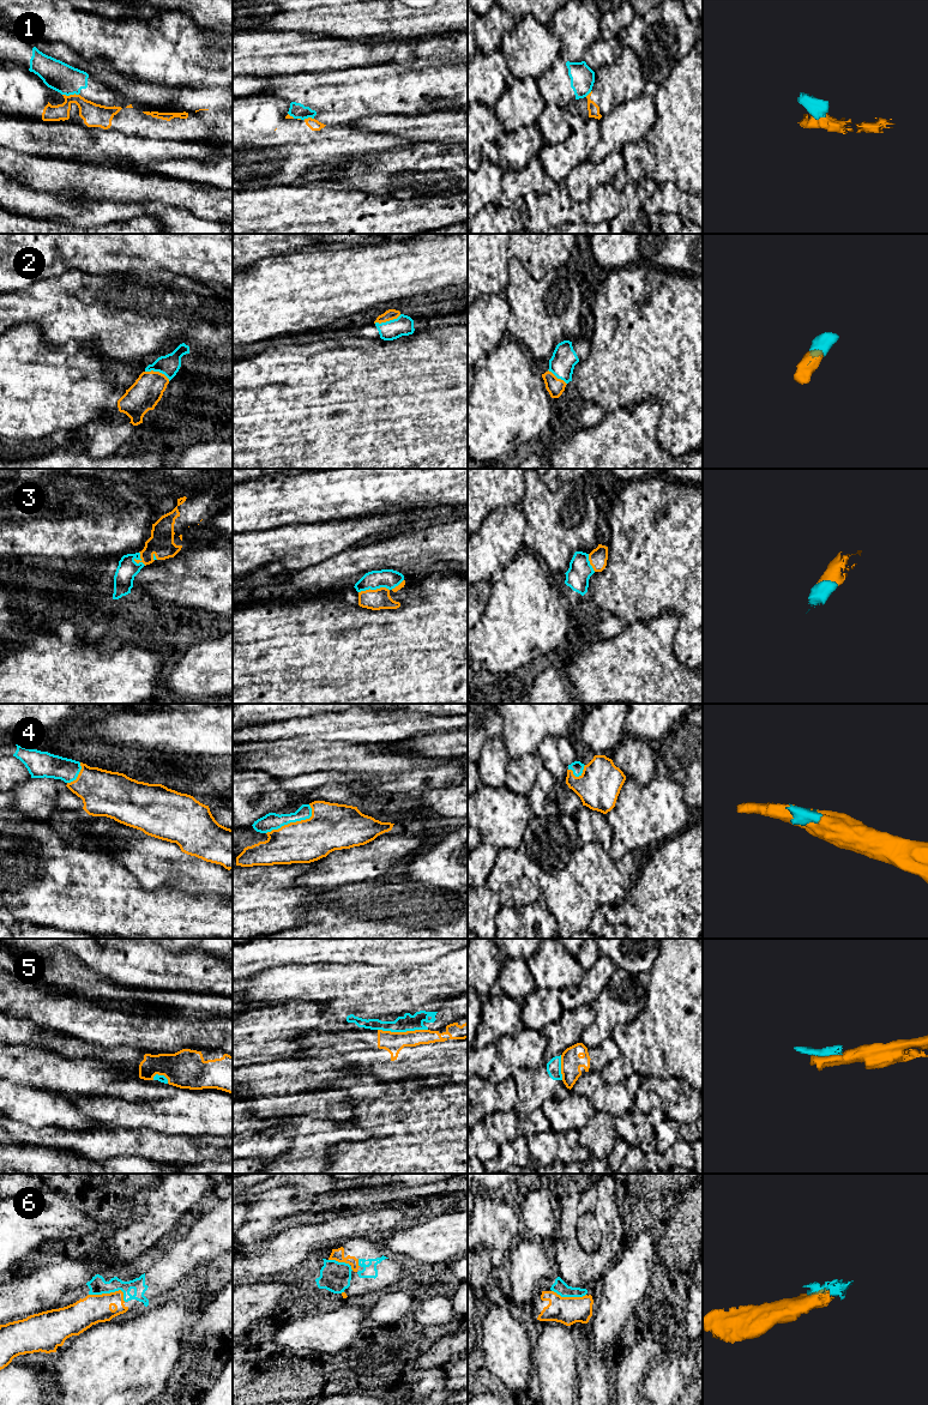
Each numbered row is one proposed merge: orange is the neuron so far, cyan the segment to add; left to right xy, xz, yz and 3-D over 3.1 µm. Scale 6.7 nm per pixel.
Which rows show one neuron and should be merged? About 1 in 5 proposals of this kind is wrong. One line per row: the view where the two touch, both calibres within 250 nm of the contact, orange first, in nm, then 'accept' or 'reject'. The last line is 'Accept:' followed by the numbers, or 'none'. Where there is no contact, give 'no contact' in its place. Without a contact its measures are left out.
1: meets orange in xy; 160 nm thick on the orange side, 190 nm on the other; reject
2: meets orange in xz; 70 nm thick on the orange side, 140 nm on the other; accept
3: meets orange in xz; 140 nm thick on the orange side, 130 nm on the other; accept
4: meets orange in xz; 300 nm thick on the orange side, 110 nm on the other; accept
5: meets orange in xz; 140 nm thick on the orange side, 110 nm on the other; reject
6: meets orange in xy; 190 nm thick on the orange side, 120 nm on the other; accept
Accept: 2, 3, 4, 6

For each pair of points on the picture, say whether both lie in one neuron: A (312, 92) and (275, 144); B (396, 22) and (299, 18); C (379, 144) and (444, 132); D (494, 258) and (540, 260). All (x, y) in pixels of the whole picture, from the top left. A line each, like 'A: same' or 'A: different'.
A: different
B: same
C: different
D: same

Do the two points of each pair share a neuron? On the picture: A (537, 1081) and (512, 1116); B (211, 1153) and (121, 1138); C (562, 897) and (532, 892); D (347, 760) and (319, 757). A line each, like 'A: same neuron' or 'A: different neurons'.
A: same neuron
B: same neuron
C: different neurons
D: same neuron

